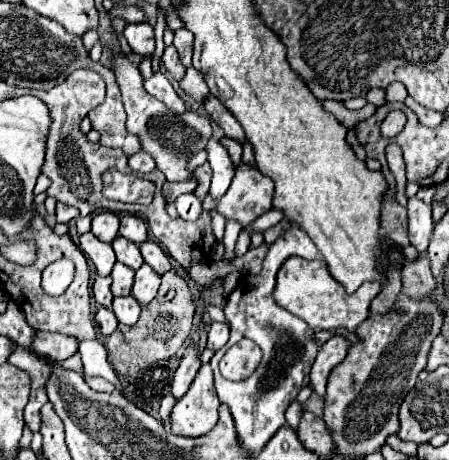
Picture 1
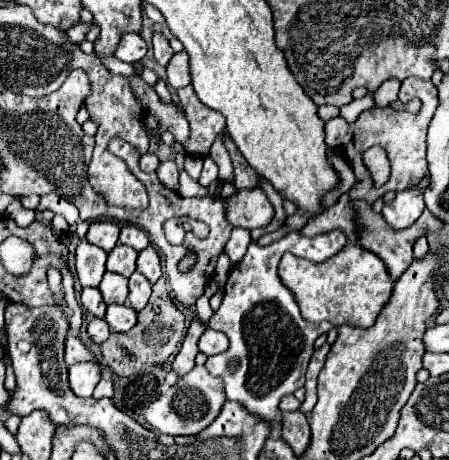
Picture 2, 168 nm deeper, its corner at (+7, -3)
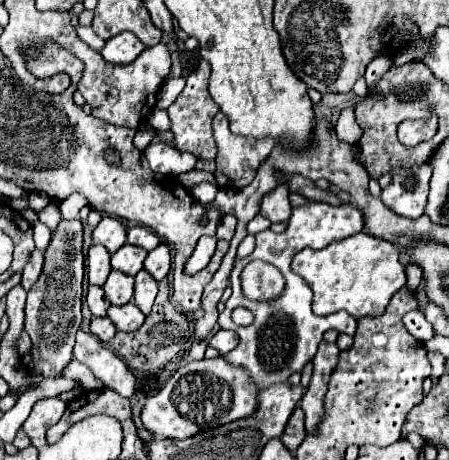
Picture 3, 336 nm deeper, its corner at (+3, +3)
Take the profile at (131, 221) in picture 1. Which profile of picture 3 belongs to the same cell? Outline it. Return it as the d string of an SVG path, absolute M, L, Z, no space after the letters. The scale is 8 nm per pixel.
M131 227L127 231L127 243L151 251L161 243L161 239L155 233L151 233L149 229L145 229L145 227Z

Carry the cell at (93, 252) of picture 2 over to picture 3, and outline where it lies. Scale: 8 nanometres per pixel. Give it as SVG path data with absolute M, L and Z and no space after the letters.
M93 245L87 255L87 275L89 283L93 285L103 285L105 279L111 273L111 263L109 263L109 253L101 245Z

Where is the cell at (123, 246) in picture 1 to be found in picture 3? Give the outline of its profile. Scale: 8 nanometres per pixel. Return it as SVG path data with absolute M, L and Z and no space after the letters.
M123 245L117 253L111 255L111 267L125 275L137 275L143 269L147 251L133 245Z

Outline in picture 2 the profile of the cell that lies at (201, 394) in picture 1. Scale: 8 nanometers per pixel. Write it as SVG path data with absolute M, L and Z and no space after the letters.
M195 365L185 377L181 377L165 395L153 401L145 409L145 419L151 423L151 429L165 435L197 435L213 423L225 403L223 379L213 377L203 365Z

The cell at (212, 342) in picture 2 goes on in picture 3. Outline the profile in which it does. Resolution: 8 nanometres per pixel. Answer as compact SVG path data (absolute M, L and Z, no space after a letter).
M225 329L217 331L217 333L209 339L209 345L211 345L211 347L215 347L221 355L229 353L231 349L235 349L235 347L237 347L237 343L239 343L239 337L237 337L233 331L225 331Z

